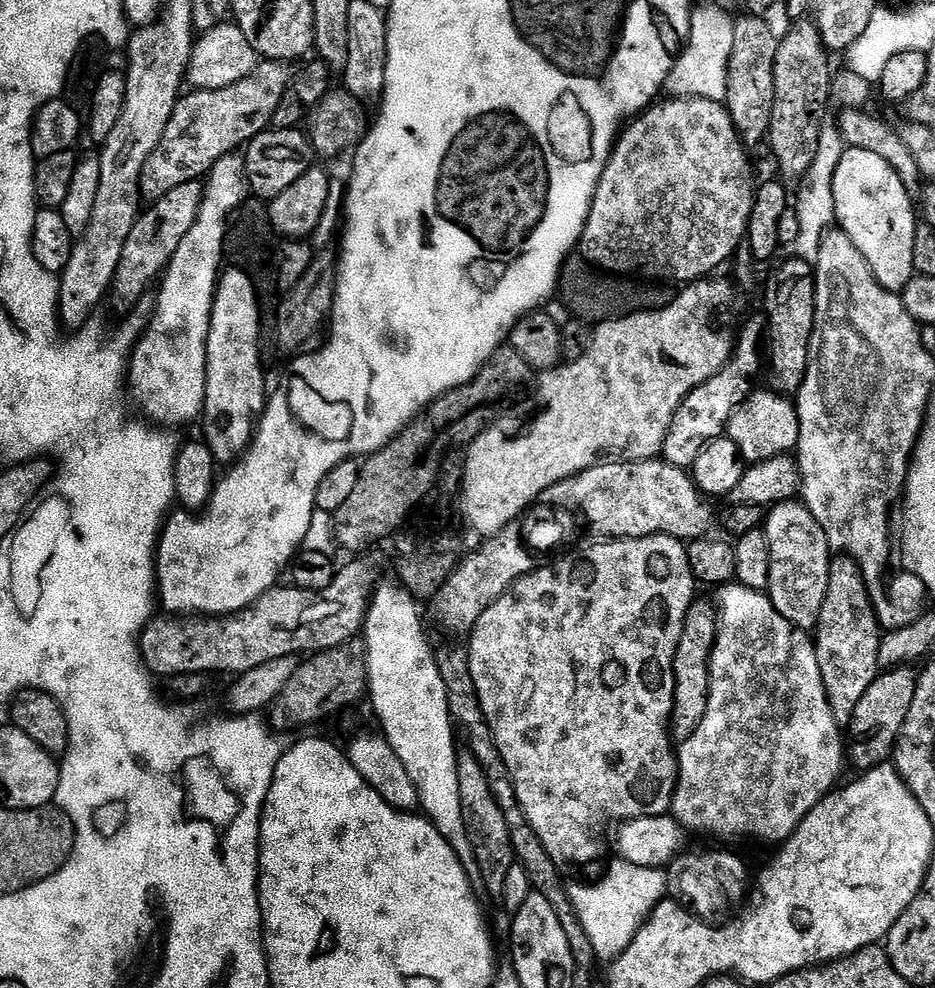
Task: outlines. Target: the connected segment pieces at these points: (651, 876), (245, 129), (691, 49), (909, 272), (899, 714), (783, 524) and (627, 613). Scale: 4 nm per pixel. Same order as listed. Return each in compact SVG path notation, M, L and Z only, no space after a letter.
M633 867L626 871L628 872L612 872L589 888L584 884L576 884L566 892L567 901L572 904L573 911L600 958L615 958L625 952L651 916L652 909L666 896L664 880L657 869Z
M264 60L257 63L256 69L249 76L234 82L234 86L226 86L222 90L202 92L192 90L181 95L177 100L170 122L144 167L142 192L149 201L165 196L174 186L182 186L191 180L200 180L207 177L212 167L224 156L231 156L237 150L243 149L248 141L253 140L258 133L265 131L272 124L272 116L278 110L282 98L288 92L294 75L293 69L287 63L277 60Z
M720 8L697 11L692 17L692 35L687 37L686 47L675 57L672 65L667 91L672 91L669 93L676 98L723 101L728 92L728 67L731 64L731 51L734 50L734 38L733 17L728 17Z
M845 147L834 173L834 206L839 227L853 240L854 246L865 256L877 281L888 292L903 293L906 285L918 272L918 242L916 246L916 208L904 180L895 172L893 161L871 150Z
M908 666L881 671L870 686L870 690L866 690L862 702L854 706L850 725L852 724L852 736L857 740L856 764L860 770L879 768L887 761L884 760L887 756L889 759L893 755L916 693L918 676L915 671L913 673L911 671L913 669Z
M781 502L775 505L769 511L772 513L769 514L768 521L762 524L770 548L770 574L766 592L772 597L772 605L776 607L778 614L782 614L782 618L786 618L786 622L801 630L812 630L820 617L822 602L826 602L834 556L828 547L828 535L820 527L820 521L812 517L803 503L792 503Z
M647 536L646 538L630 538L629 540L606 540L596 542L591 545L593 548L584 548L581 552L576 552L573 556L568 556L565 560L560 560L557 564L552 564L549 568L543 566L537 567L535 571L522 577L508 592L502 594L500 600L494 602L486 610L478 622L473 626L470 633L472 641L466 644L468 654L468 665L470 674L474 678L476 687L476 696L480 699L480 708L484 712L484 719L488 721L490 735L495 743L496 749L500 751L500 756L504 760L504 765L508 768L508 779L512 781L516 791L517 801L528 820L528 824L534 830L534 834L540 839L540 845L546 850L546 854L557 866L564 864L588 864L596 856L596 840L592 835L596 828L603 824L608 824L611 820L617 822L627 822L634 819L640 819L643 816L663 816L671 809L672 795L676 792L676 777L678 775L678 760L674 755L674 748L668 745L668 736L670 740L670 721L676 702L676 678L674 667L676 662L676 651L679 648L680 639L684 636L684 625L688 621L688 615L693 611L692 599L696 596L698 581L692 574L692 567L688 561L688 550L683 540L676 540L672 536Z

